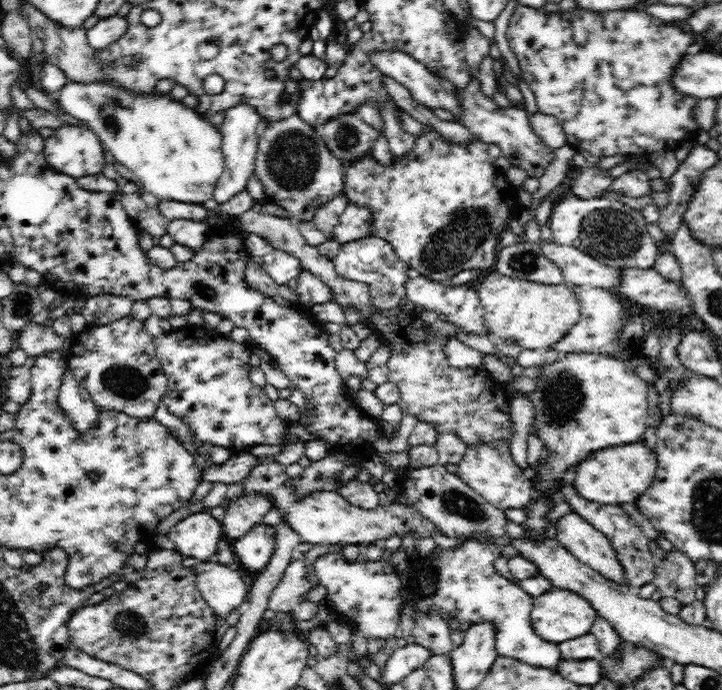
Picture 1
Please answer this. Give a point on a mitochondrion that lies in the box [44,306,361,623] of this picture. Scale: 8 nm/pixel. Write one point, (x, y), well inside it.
(126, 381)

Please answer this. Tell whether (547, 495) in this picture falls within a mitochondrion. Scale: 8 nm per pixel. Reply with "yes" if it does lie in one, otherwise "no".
no

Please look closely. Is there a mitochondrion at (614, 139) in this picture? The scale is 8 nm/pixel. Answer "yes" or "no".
no

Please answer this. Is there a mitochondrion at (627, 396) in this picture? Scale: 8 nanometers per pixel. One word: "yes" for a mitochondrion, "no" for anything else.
no

